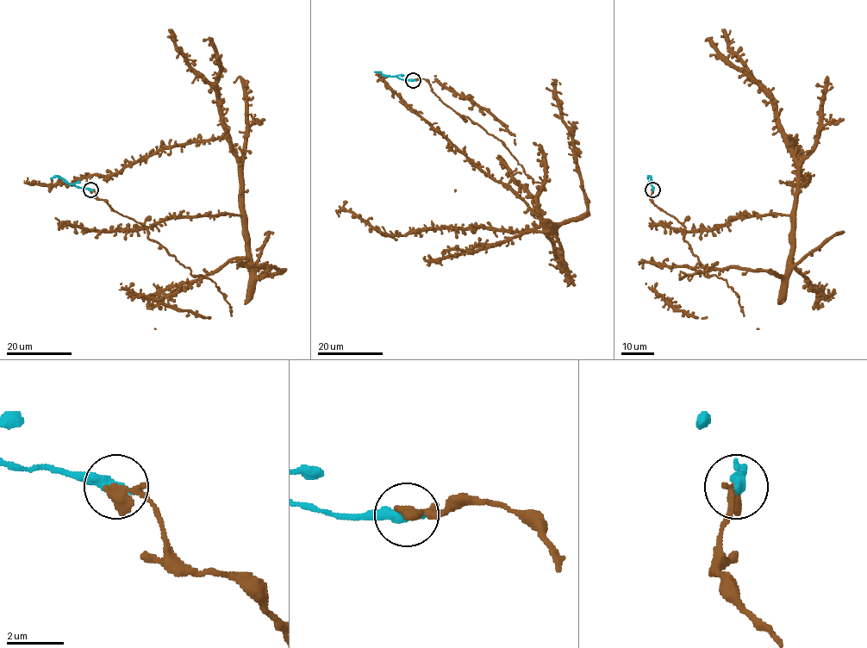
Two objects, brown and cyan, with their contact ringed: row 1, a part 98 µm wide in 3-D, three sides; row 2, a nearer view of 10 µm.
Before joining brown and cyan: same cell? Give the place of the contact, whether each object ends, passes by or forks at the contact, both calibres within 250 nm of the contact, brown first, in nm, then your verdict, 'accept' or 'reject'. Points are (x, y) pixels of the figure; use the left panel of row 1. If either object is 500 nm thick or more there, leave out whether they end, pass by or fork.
place (90, 190); brown ends; cyan ends; calibres 440 and 440 nm; accept

